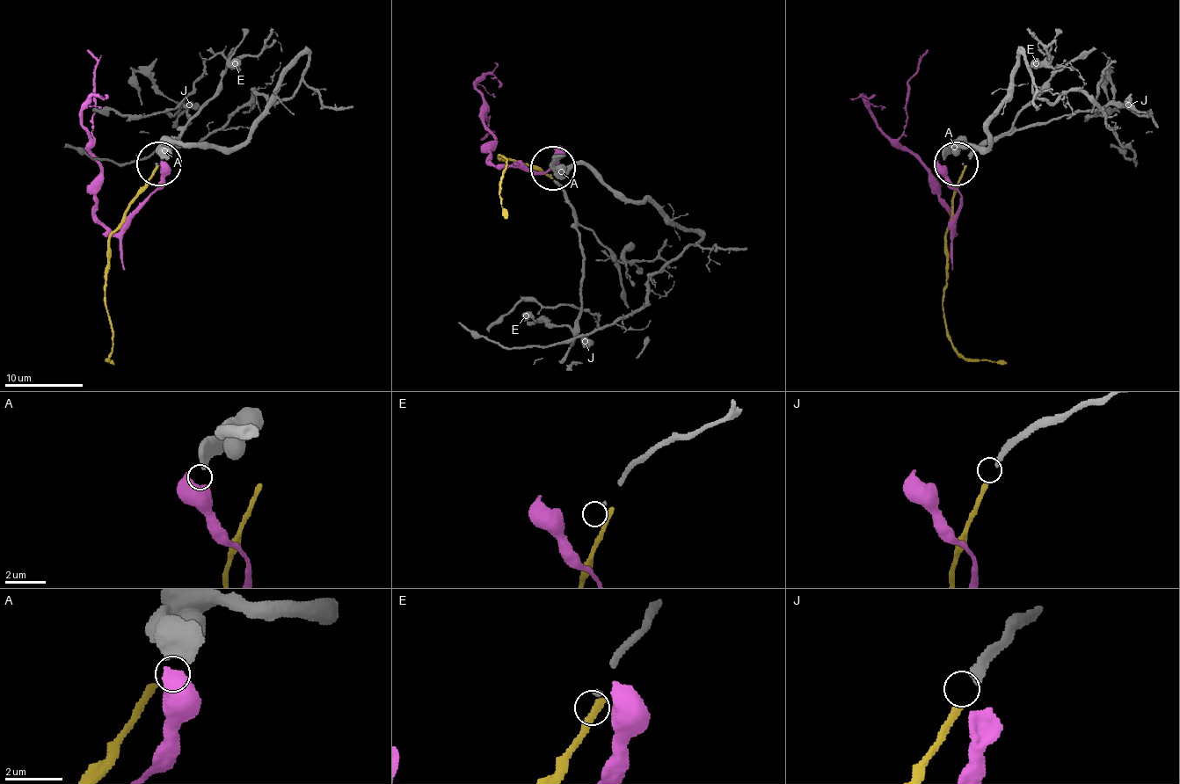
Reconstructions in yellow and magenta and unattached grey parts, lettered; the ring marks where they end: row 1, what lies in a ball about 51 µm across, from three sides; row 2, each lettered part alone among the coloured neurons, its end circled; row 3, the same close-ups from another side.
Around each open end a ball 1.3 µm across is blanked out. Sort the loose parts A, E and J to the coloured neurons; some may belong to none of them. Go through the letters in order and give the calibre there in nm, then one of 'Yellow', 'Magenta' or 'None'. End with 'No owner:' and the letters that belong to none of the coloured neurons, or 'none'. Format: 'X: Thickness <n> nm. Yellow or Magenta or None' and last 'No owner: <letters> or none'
A: Thickness 550 nm. Magenta
E: Thickness 100 nm. None
J: Thickness 280 nm. Yellow
No owner: E

